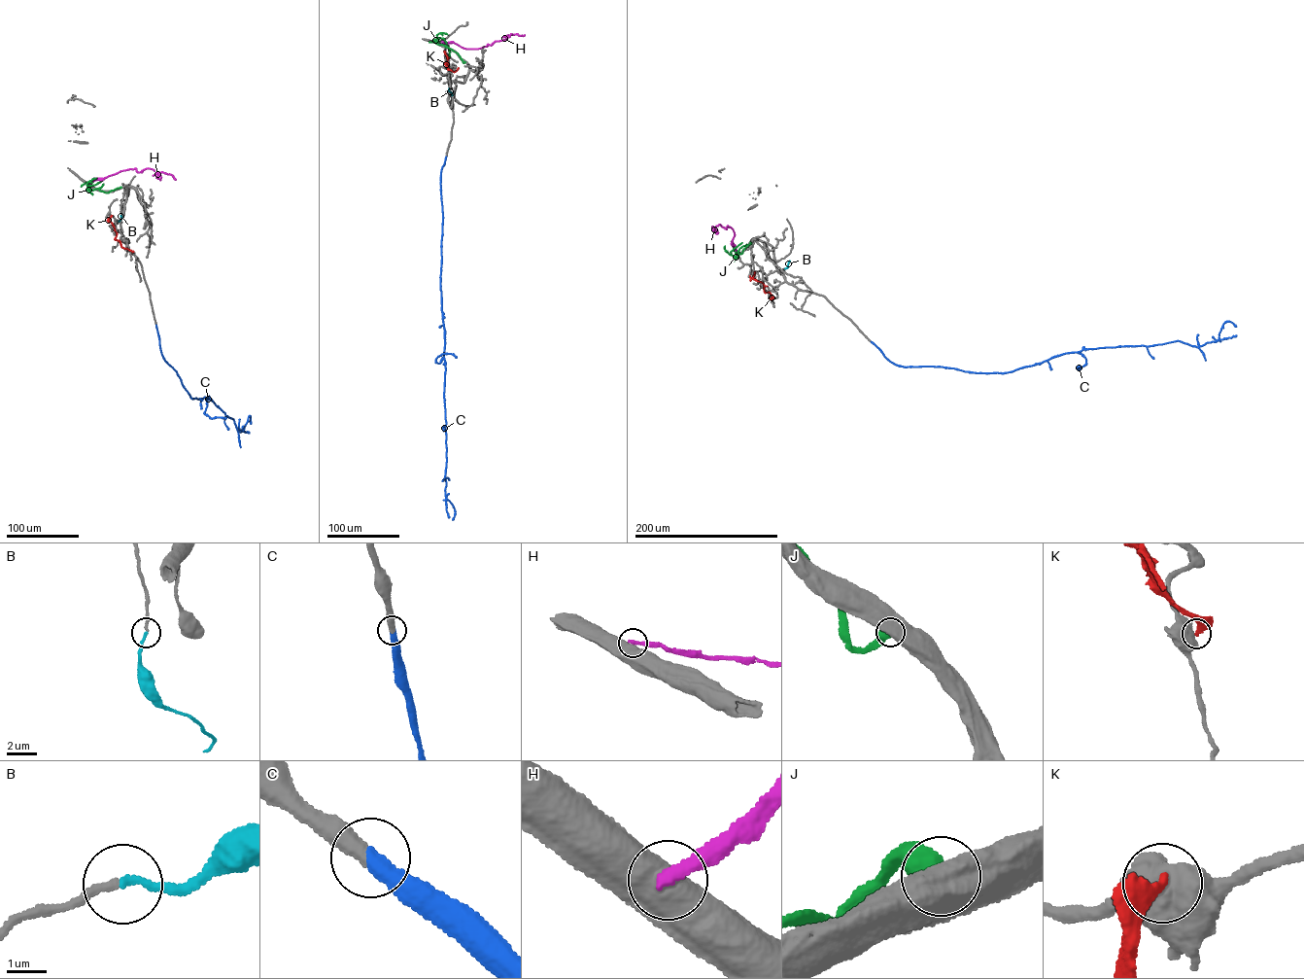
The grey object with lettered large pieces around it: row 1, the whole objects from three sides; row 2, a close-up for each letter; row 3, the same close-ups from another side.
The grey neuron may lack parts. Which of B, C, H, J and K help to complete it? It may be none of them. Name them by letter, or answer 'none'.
B, C

